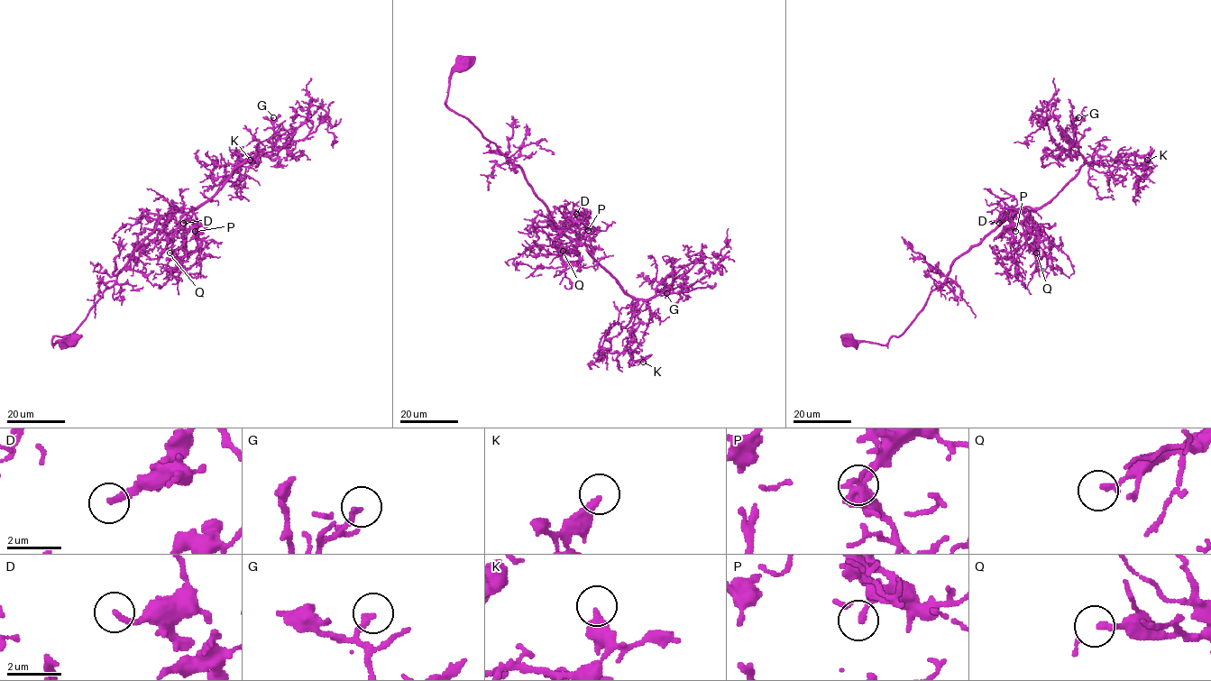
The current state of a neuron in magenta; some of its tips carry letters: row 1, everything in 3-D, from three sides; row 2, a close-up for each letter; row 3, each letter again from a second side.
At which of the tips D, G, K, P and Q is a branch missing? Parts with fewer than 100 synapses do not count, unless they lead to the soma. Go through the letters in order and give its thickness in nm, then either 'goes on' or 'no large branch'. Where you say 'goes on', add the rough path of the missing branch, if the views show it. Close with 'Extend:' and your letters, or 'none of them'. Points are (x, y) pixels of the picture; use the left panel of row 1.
D: calibre 240 nm; goes on; course (183, 223), (177, 227), (160, 230), (139, 224), (126, 211)
G: calibre 200 nm; no large branch
K: calibre 360 nm; no large branch
P: calibre 200 nm; no large branch
Q: calibre 240 nm; no large branch
Extend: D

